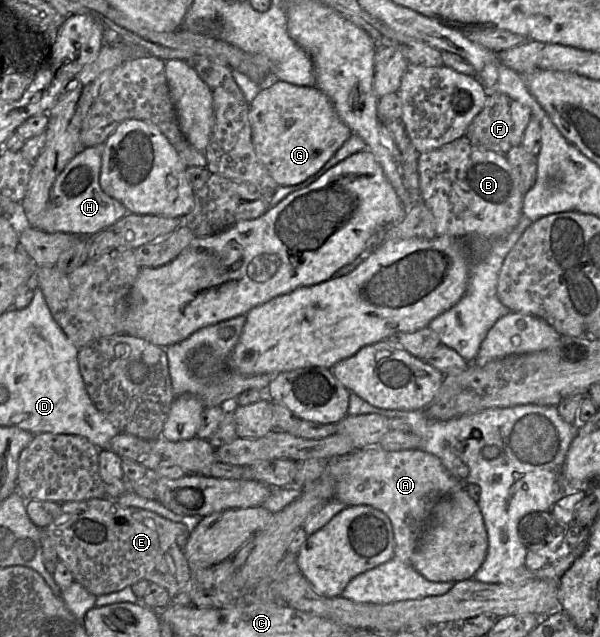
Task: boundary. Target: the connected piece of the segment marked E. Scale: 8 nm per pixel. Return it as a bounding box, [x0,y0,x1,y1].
[42,499,191,605]

